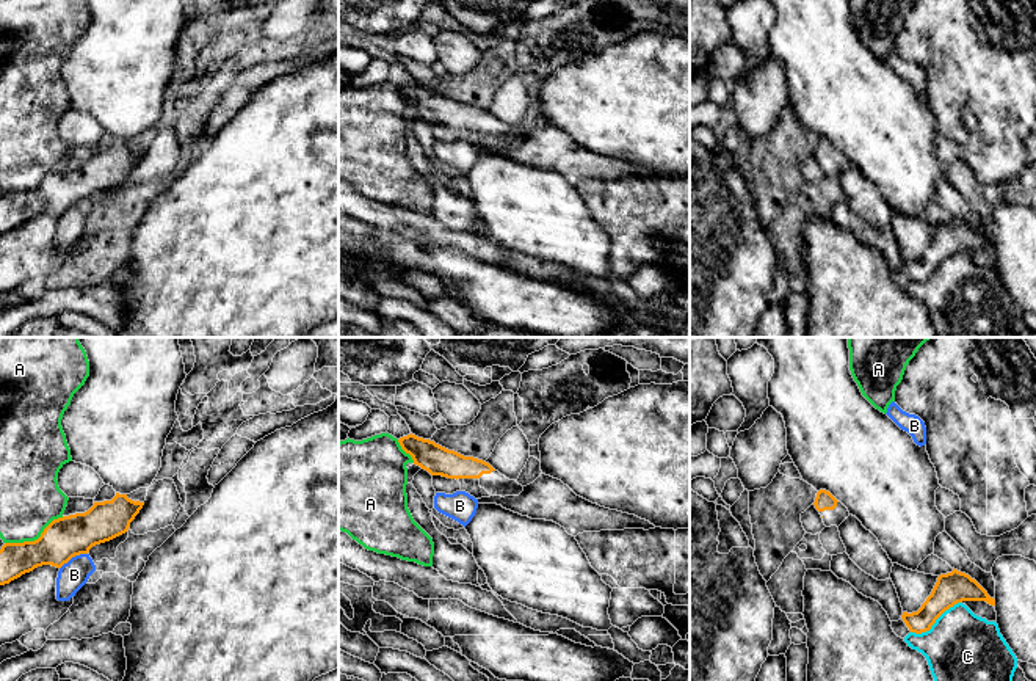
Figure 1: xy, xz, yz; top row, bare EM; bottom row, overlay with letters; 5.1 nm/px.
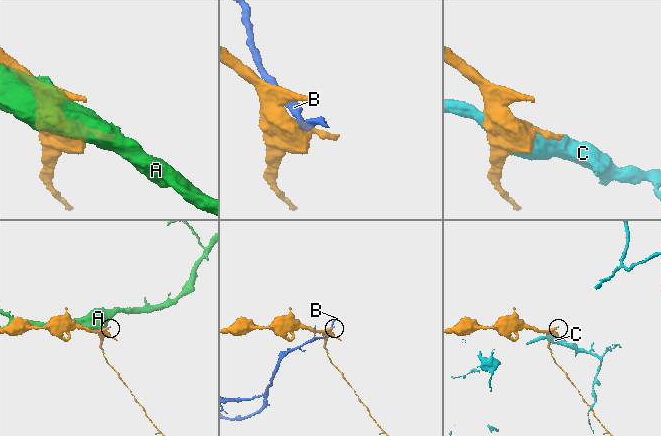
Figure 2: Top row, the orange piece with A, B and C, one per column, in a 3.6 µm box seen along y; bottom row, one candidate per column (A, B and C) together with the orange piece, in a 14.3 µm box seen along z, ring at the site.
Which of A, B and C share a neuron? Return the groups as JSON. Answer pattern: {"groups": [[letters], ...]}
{"groups": [["A"], ["B"], ["C"]]}

